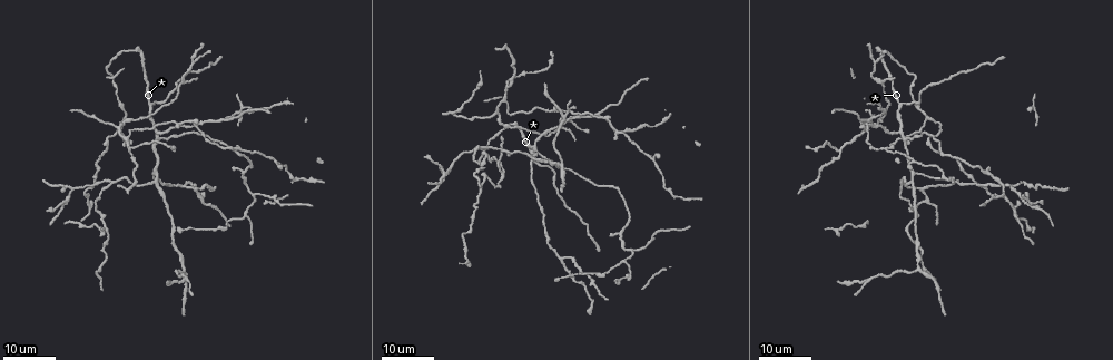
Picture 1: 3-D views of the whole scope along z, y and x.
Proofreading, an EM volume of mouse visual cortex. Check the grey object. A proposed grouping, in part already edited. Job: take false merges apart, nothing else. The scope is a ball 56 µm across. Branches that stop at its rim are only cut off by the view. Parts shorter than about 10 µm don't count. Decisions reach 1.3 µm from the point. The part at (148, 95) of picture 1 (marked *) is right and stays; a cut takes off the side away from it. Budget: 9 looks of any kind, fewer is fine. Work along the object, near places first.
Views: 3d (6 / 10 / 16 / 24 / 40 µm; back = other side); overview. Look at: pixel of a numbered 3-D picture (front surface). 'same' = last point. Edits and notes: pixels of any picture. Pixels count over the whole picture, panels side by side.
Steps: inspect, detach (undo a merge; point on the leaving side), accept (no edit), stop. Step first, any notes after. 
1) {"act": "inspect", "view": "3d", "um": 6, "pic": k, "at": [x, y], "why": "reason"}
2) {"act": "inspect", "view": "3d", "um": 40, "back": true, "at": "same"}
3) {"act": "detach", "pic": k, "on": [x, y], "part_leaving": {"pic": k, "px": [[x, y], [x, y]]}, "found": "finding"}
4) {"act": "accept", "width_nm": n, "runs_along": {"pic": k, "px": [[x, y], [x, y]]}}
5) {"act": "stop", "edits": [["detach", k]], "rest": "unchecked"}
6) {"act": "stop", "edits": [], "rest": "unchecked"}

{"act": "inspect", "view": "3d", "um": 24, "pic": 1, "at": [904, 138], "why": "three-way junction"}

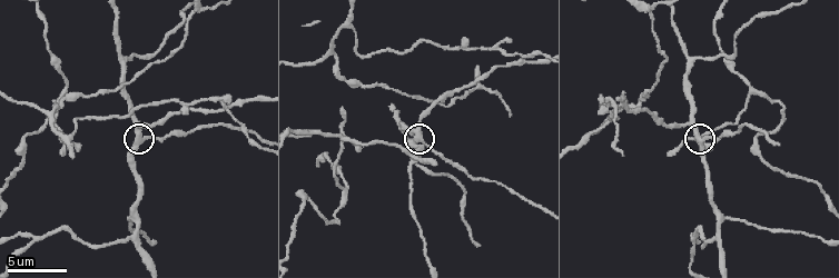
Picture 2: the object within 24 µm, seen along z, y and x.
{"act": "inspect", "view": "3d", "um": 6, "pic": 2, "at": [142, 141]}

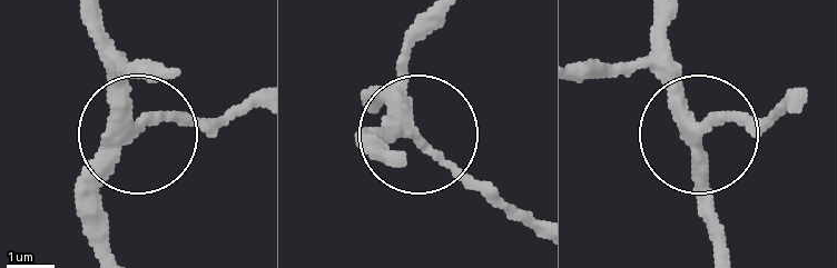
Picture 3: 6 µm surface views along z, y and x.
{"act": "accept", "arms": 3, "runs_along": {"pic": 3, "px": [[86, 20], [126, 139], [90, 242]]}, "found": "all the same cell"}

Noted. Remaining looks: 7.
{"act": "inspect", "view": "3d", "um": 10, "pic": 2, "at": [129, 216], "why": "three arms meet"}

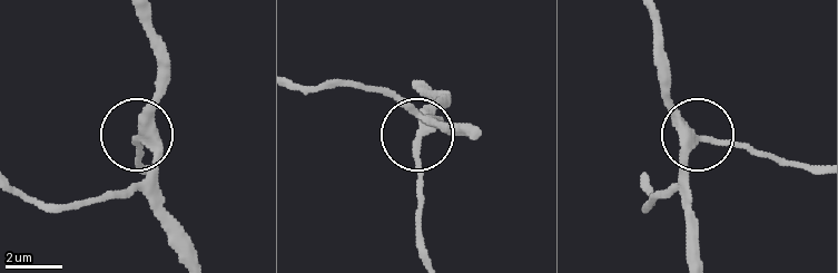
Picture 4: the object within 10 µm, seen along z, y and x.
{"act": "accept", "side_arm_um": 39, "arms": 3, "found": "all the same cell"}

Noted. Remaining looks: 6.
{"act": "inspect", "view": "3d", "um": 6, "pic": 2, "at": [31, 243], "why": "a fork"}

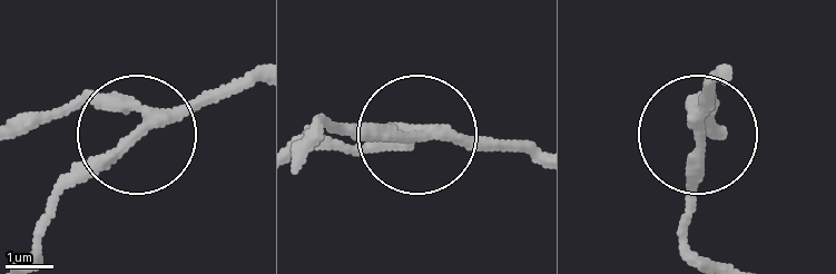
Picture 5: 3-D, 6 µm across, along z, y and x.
{"act": "accept", "side_arm_um": 30, "found": "continuous, no second cell"}

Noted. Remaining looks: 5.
{"act": "inspect", "view": "3d", "um": 10, "pic": 2, "at": [225, 103]}

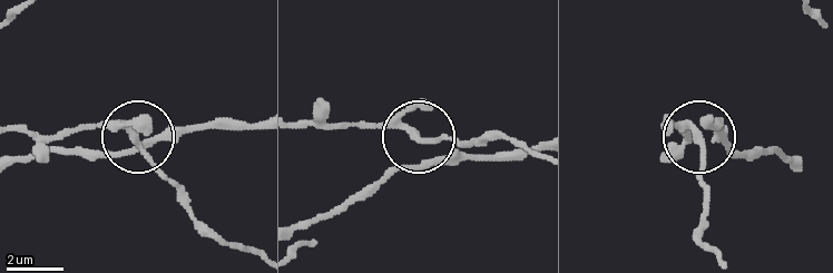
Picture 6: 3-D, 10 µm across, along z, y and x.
{"act": "accept", "arms": 4, "runs_along": {"pic": 6, "px": [[796, 166], [782, 152], [732, 152], [705, 137], [703, 193]]}, "found": "all the same cell"}

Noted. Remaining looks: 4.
{"act": "stop", "edits": [], "rest": "unchecked"}

